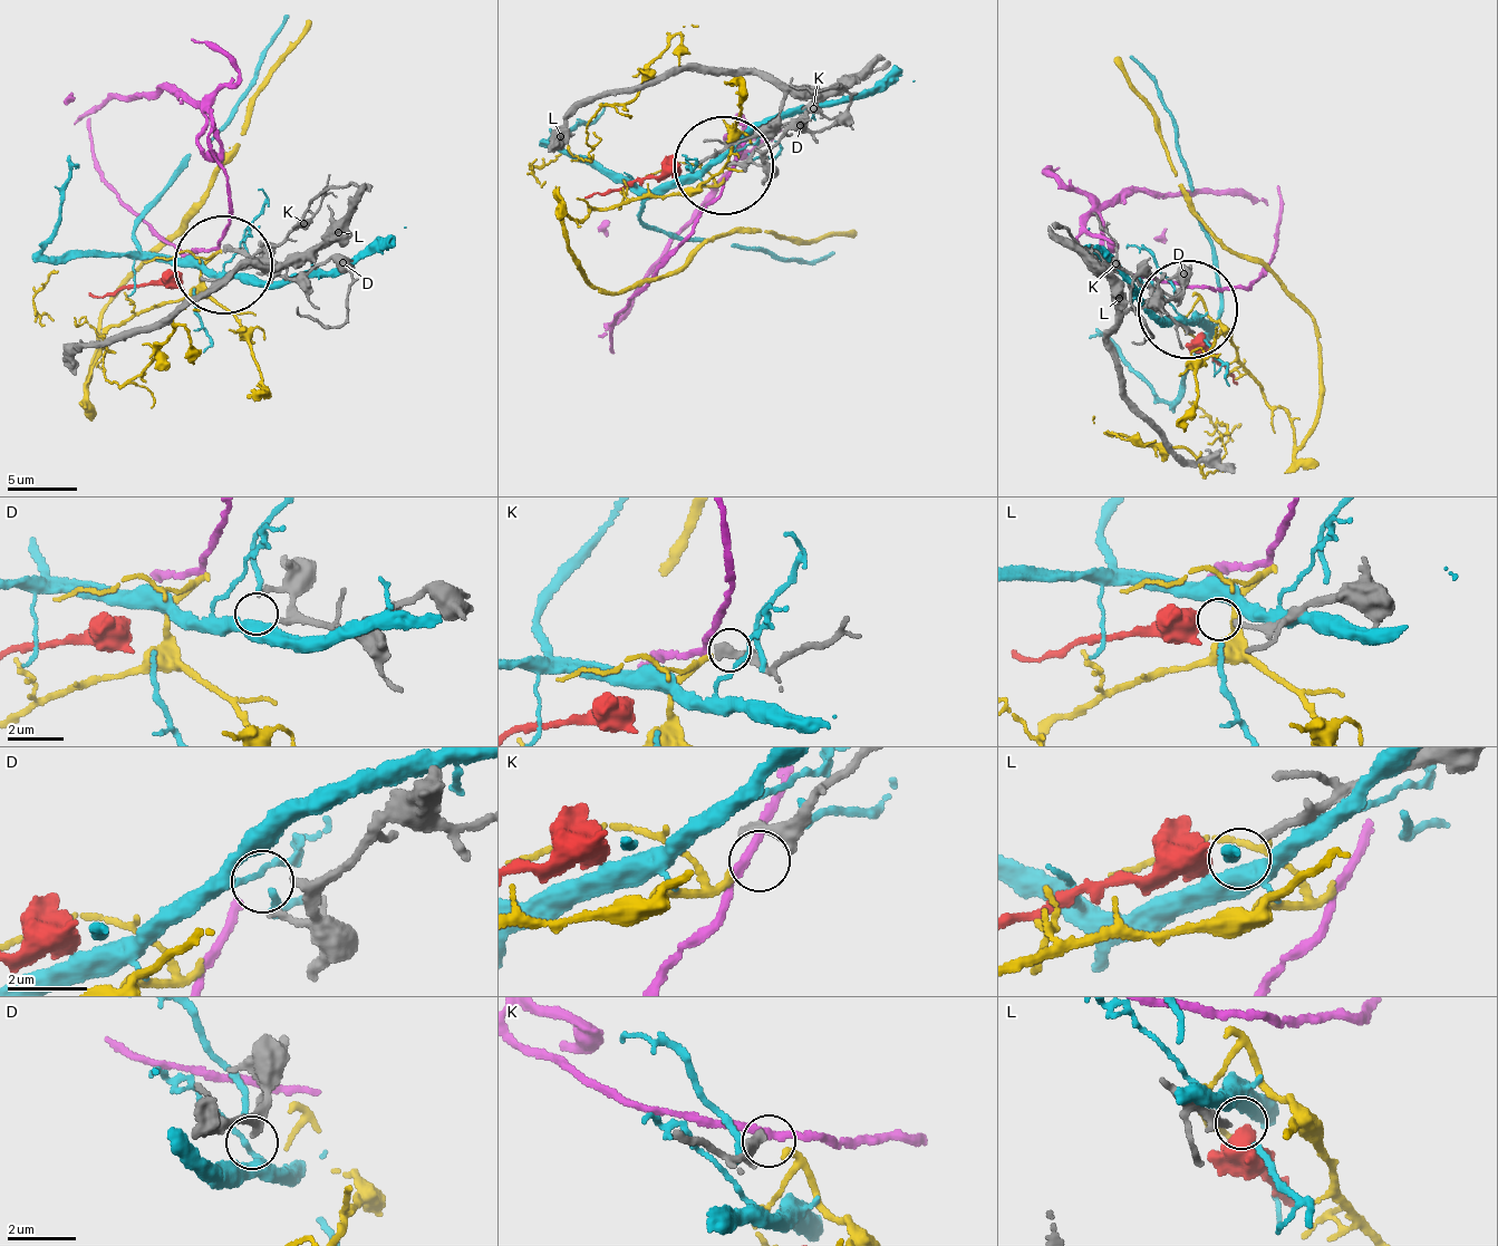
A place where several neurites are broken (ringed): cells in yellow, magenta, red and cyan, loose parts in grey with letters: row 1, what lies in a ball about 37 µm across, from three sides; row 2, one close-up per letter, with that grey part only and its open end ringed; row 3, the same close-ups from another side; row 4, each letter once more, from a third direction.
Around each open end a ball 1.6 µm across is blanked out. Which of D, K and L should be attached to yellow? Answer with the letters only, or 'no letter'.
K

